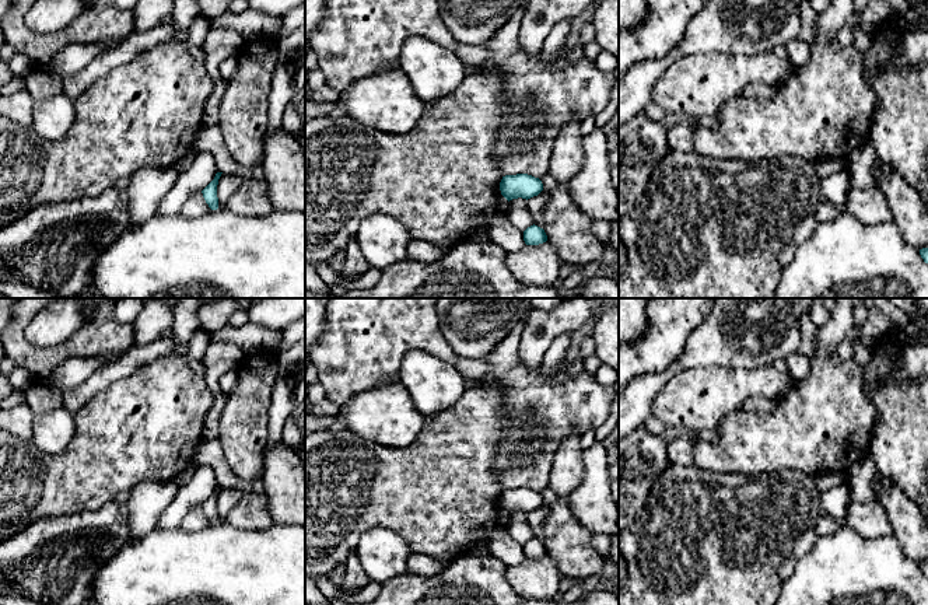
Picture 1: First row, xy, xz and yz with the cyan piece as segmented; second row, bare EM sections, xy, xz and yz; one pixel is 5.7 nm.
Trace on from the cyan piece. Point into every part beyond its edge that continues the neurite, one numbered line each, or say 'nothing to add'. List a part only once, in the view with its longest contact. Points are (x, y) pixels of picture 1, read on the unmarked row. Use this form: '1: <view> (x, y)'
nothing to add

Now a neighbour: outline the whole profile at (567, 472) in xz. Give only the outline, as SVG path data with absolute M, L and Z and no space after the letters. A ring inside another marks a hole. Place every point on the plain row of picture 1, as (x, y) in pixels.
M570 434L560 441L556 450L549 475L549 486L557 493L557 496L568 497L572 489L582 482L584 473L585 465L582 461L579 436Z

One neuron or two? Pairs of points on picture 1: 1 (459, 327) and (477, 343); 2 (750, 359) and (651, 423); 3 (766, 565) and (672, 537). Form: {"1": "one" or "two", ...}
{"1": "one", "2": "two", "3": "one"}

